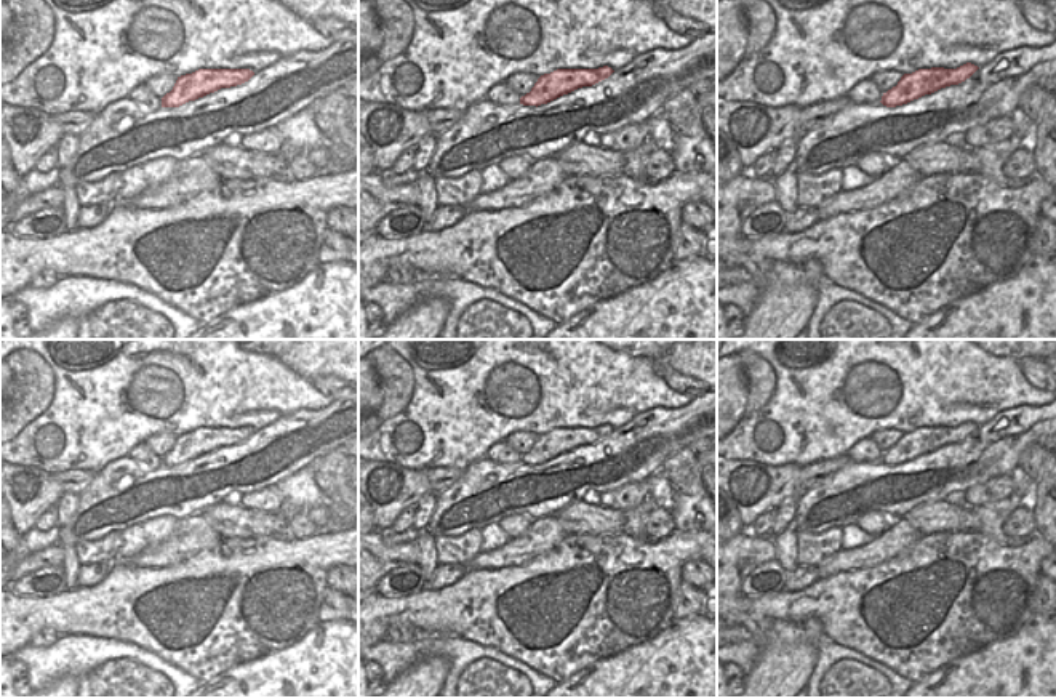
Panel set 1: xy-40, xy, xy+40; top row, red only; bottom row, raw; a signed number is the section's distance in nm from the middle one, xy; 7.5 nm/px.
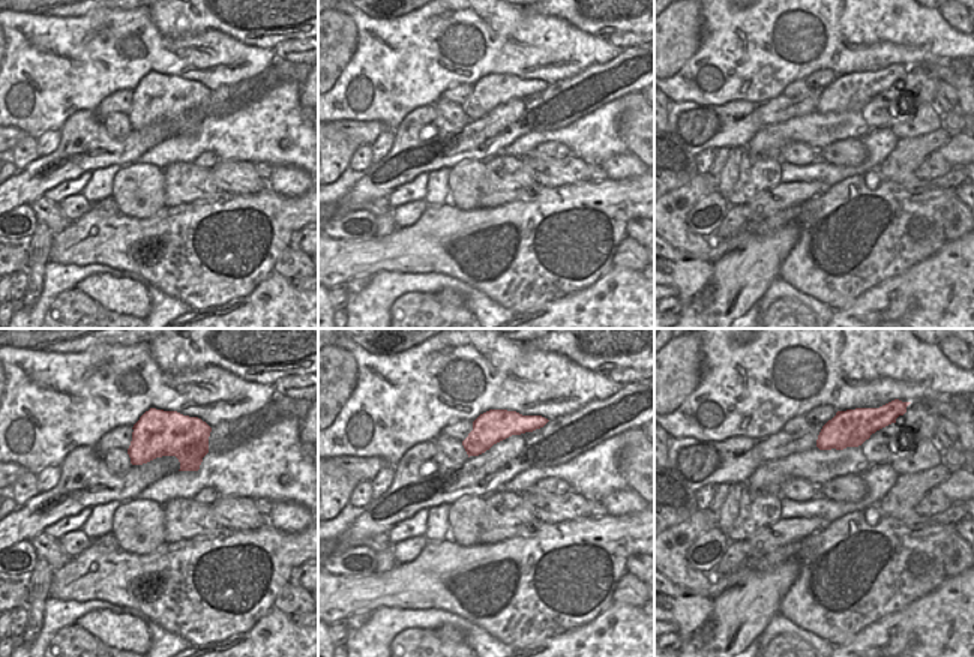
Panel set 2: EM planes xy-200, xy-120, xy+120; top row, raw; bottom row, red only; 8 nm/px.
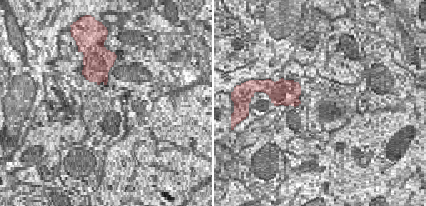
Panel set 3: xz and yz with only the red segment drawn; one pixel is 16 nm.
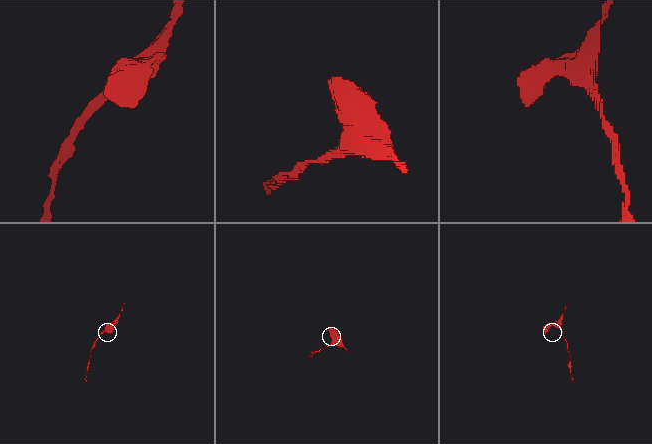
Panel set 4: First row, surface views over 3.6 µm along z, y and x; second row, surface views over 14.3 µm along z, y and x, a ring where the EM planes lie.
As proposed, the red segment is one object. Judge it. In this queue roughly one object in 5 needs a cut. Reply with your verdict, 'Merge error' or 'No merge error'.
No merge error

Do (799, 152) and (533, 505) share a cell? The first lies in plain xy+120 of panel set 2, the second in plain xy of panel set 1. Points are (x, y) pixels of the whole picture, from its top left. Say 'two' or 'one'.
two

